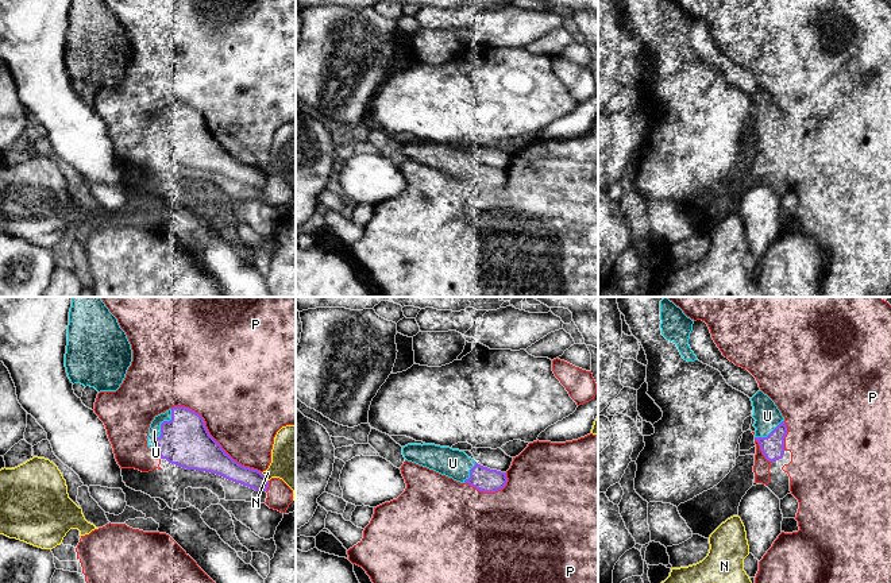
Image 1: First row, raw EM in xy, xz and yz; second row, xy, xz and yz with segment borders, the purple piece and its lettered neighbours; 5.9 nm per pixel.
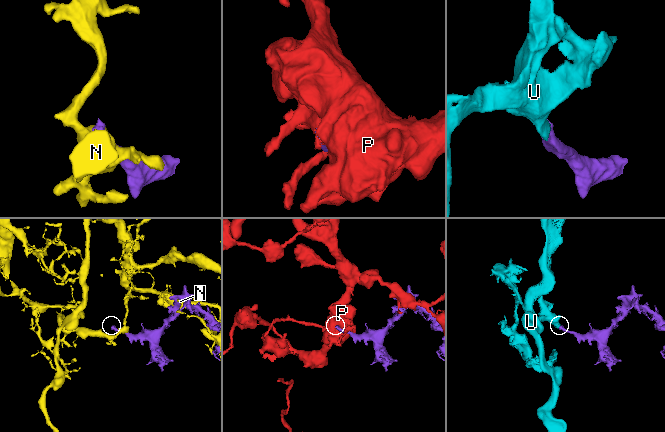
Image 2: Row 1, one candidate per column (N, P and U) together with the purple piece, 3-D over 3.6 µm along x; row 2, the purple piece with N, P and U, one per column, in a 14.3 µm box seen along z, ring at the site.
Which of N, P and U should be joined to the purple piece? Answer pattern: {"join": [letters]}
{"join": ["U"]}

